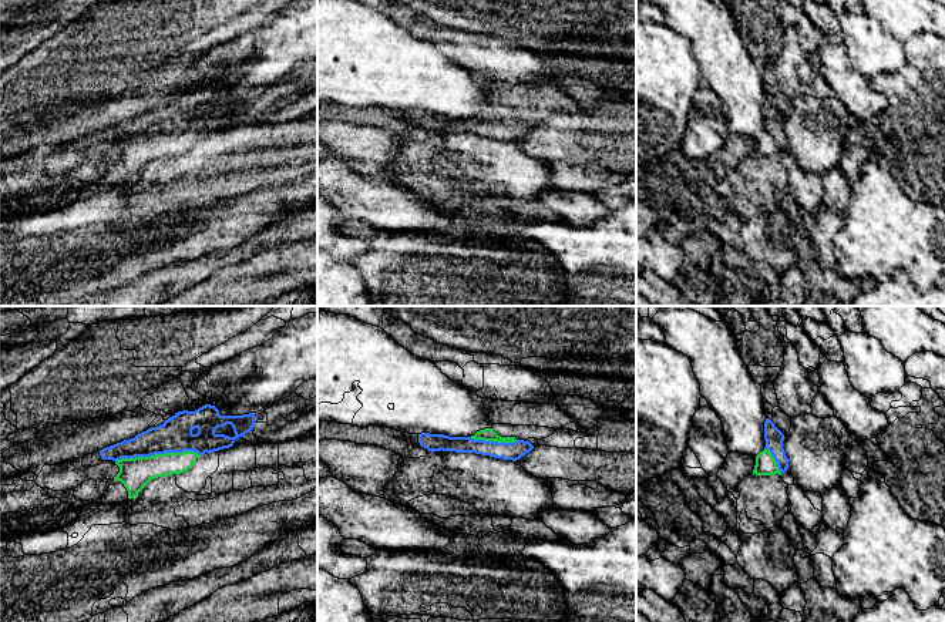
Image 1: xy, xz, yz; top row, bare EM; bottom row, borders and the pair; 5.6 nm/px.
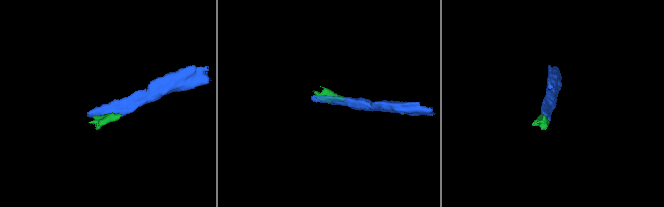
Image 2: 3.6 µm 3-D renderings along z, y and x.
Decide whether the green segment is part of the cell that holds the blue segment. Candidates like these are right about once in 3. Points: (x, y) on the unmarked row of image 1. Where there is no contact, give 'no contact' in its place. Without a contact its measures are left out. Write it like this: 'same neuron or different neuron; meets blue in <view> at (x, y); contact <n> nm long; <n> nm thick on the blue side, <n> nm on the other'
same neuron; meets blue in xy at (157, 134); contact 480 nm long; 190 nm thick on the blue side, 180 nm on the other

